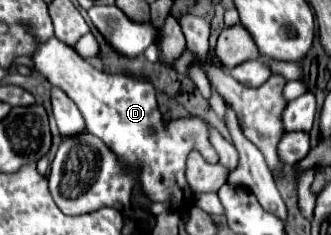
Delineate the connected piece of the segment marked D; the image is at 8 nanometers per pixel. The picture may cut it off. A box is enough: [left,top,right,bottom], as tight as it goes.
[31,37,219,209]

